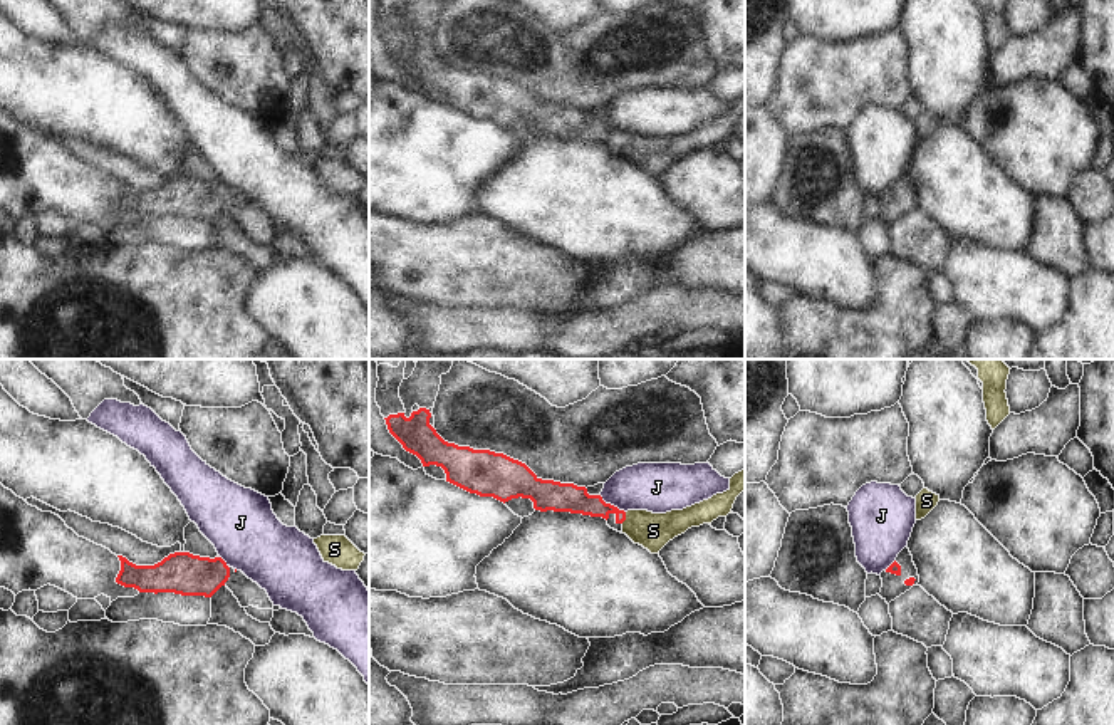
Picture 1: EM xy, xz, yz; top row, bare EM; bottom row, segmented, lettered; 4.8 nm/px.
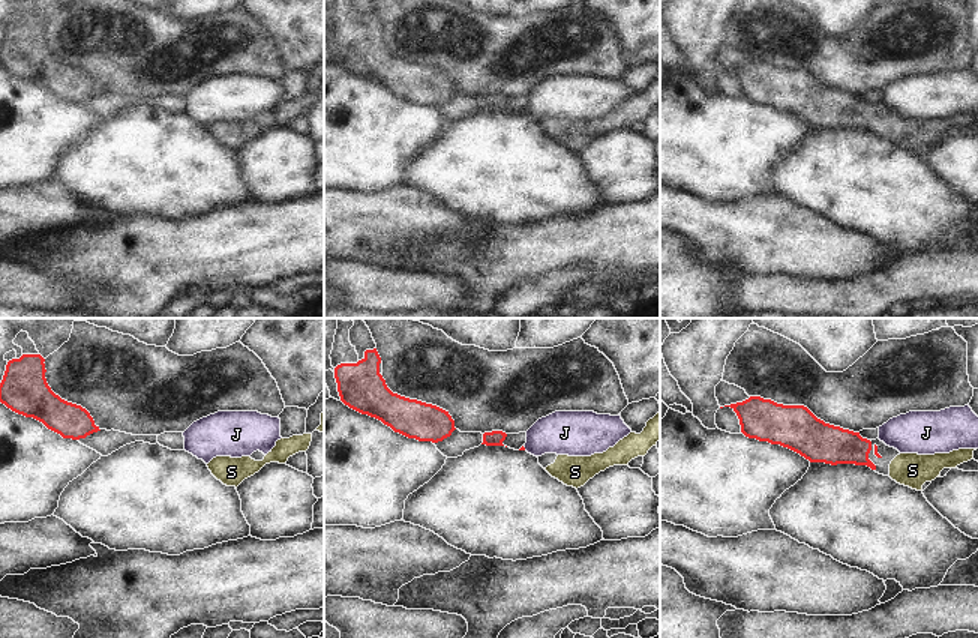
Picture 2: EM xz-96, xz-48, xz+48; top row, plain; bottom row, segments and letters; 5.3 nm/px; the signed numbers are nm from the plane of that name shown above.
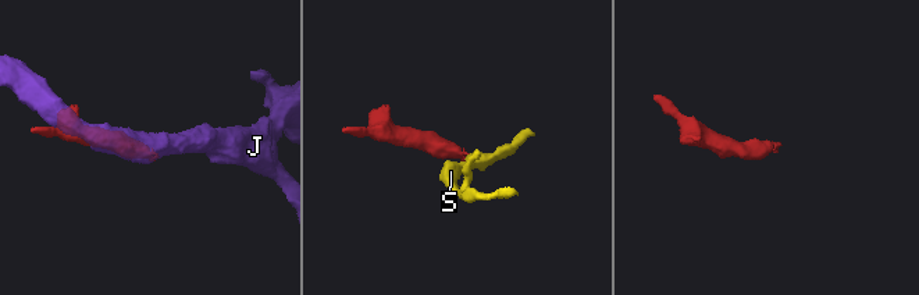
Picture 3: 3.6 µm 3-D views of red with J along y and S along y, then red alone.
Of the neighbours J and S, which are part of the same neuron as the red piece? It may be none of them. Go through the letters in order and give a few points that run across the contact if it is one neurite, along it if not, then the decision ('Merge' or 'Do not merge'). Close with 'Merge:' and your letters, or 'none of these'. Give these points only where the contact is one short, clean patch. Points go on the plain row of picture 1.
J: Line: xz (599, 119), (624, 136). Do not merge
S: Line: xz (576, 123), (624, 141), (653, 155). Merge
Merge: S.

